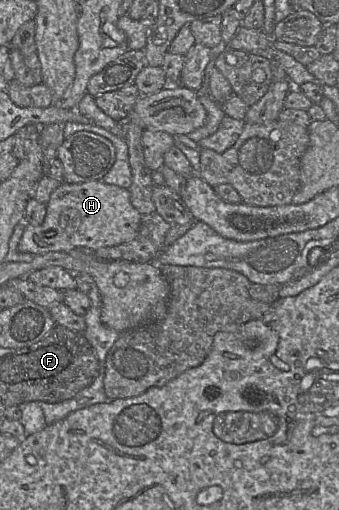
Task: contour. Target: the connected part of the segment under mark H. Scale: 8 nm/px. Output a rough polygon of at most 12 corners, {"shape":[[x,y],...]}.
{"shape":[[62,182],[18,250],[35,255],[132,241],[128,189]]}

